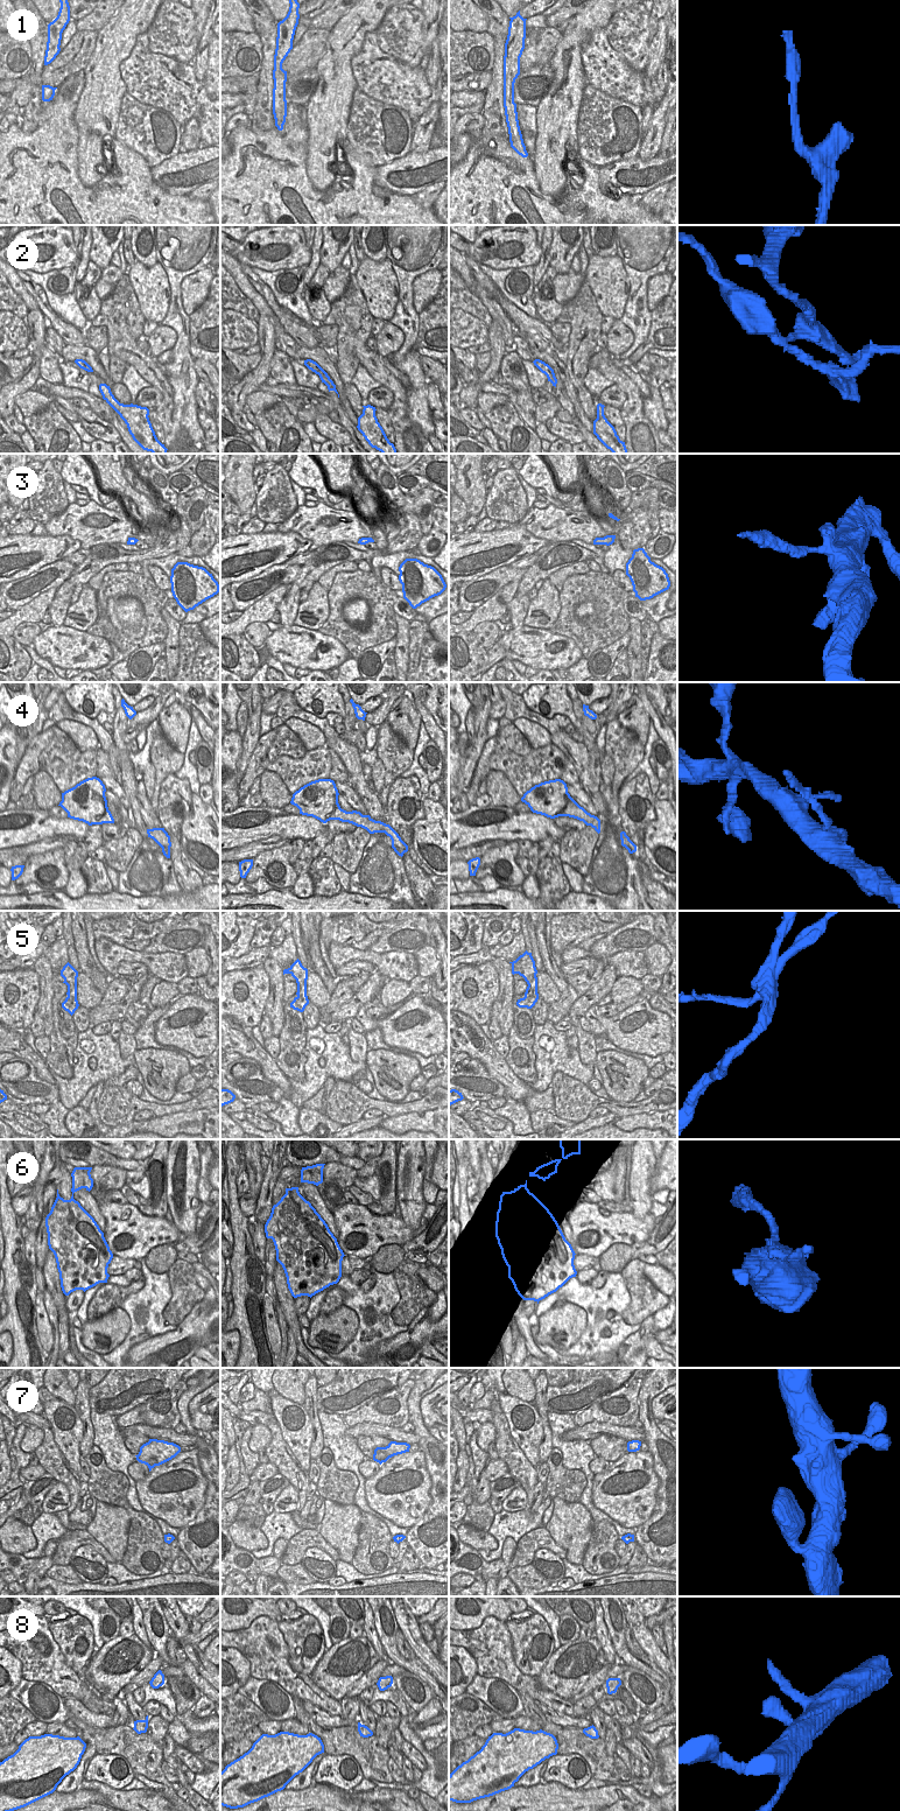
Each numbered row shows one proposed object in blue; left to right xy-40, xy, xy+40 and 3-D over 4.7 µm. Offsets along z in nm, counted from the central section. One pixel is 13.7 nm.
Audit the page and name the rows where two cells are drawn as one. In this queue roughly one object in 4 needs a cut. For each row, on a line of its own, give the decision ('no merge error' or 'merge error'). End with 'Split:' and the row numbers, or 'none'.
1: no merge error
2: merge error
3: merge error
4: no merge error
5: merge error
6: merge error
7: no merge error
8: no merge error
Split: 2, 3, 5, 6

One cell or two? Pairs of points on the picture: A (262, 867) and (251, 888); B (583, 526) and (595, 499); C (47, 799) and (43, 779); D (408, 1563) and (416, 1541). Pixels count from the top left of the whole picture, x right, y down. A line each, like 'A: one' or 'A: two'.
A: two
B: two
C: one
D: two

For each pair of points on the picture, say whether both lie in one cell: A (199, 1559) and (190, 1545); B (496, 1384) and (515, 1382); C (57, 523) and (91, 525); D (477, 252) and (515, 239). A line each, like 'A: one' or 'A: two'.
A: one
B: two
C: one
D: one

